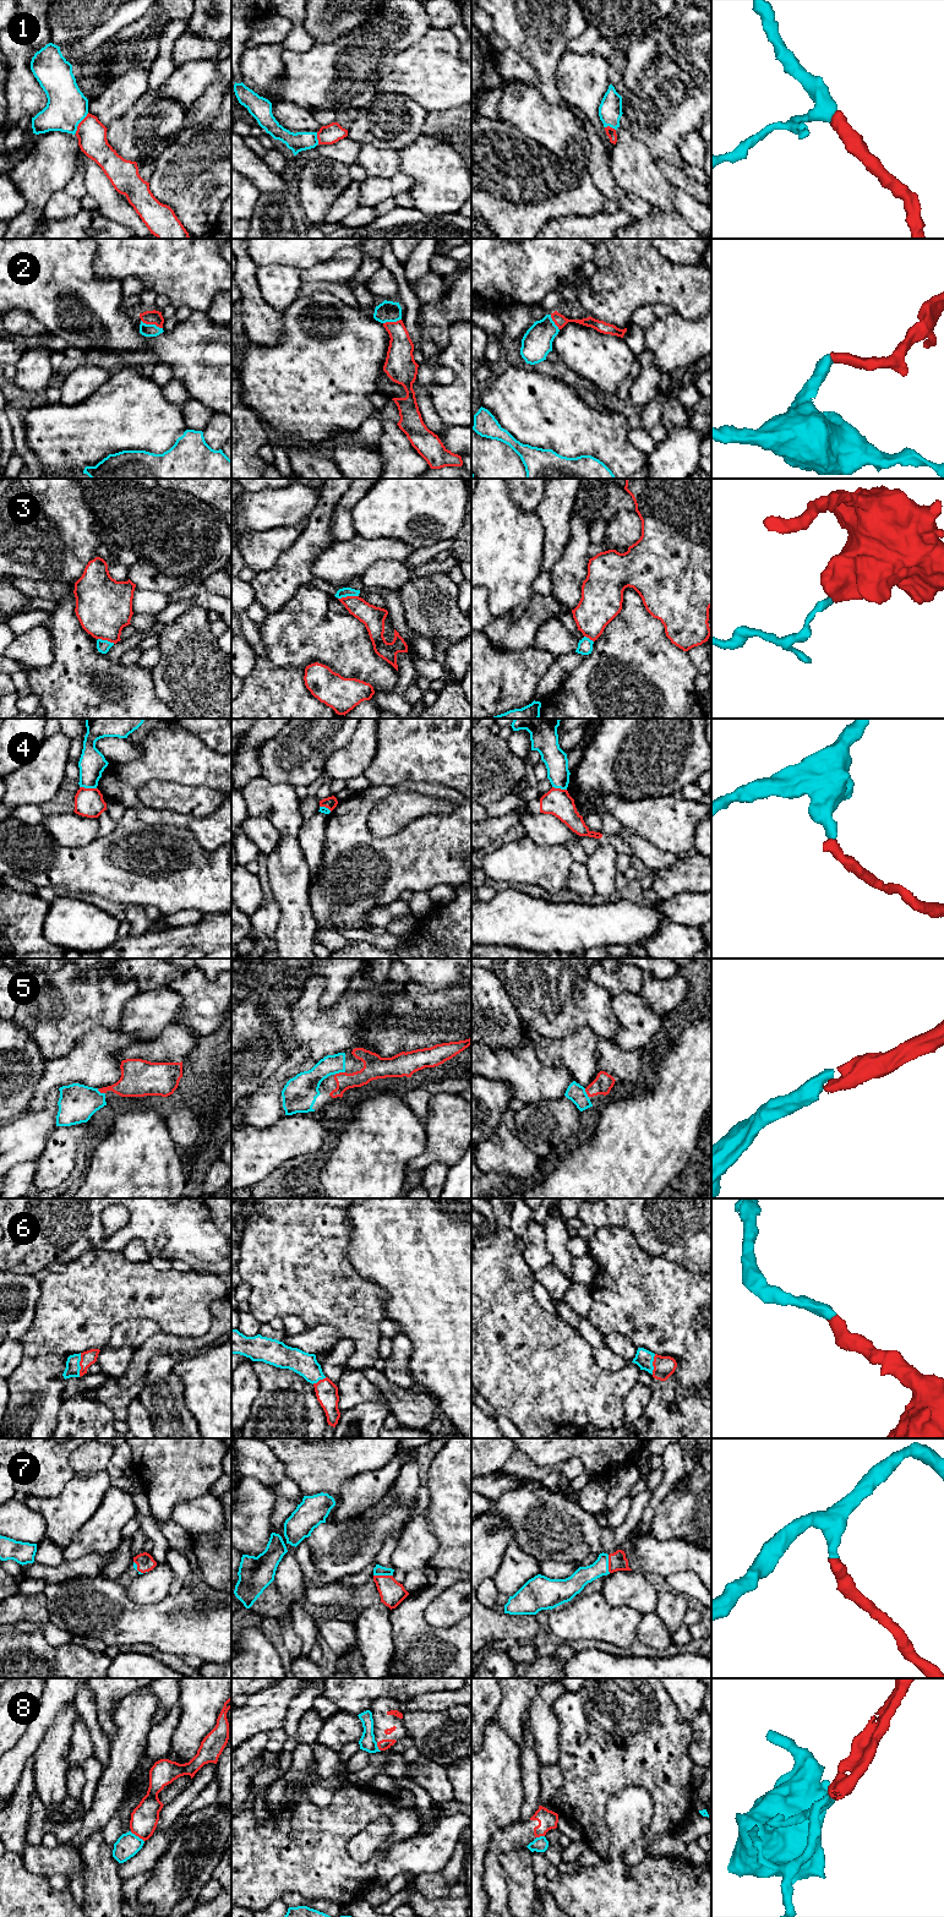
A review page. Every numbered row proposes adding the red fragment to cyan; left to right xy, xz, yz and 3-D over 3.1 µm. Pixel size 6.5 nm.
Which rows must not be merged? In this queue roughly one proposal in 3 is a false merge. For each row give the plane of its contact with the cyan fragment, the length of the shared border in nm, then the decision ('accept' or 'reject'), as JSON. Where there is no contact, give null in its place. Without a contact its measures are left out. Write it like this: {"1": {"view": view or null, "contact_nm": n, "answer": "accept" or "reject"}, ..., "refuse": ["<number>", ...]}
{"1": {"view": "xy", "contact_nm": 160, "answer": "accept"}, "2": {"view": "xy", "contact_nm": 160, "answer": "accept"}, "3": {"view": "xz", "contact_nm": 140, "answer": "reject"}, "4": {"view": "xy", "contact_nm": 110, "answer": "reject"}, "5": {"view": "xz", "contact_nm": 80, "answer": "accept"}, "6": {"view": "xy", "contact_nm": 160, "answer": "accept"}, "7": {"view": "xz", "contact_nm": 130, "answer": "accept"}, "8": {"view": "xy", "contact_nm": 120, "answer": "reject"}, "refuse": ["3", "4", "8"]}

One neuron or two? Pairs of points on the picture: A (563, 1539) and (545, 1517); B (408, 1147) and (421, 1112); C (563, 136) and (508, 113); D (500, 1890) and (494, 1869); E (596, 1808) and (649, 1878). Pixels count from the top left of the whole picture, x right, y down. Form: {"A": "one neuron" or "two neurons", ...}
{"A": "one neuron", "B": "two neurons", "C": "one neuron", "D": "one neuron", "E": "two neurons"}

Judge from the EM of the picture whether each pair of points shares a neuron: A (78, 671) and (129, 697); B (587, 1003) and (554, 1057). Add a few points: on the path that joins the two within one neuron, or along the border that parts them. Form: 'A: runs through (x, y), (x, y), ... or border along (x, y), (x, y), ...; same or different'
A: runs through (89, 684), (102, 697), (115, 697); same
B: border along (594, 1032), (579, 1027), (556, 1038), (538, 1037); different

